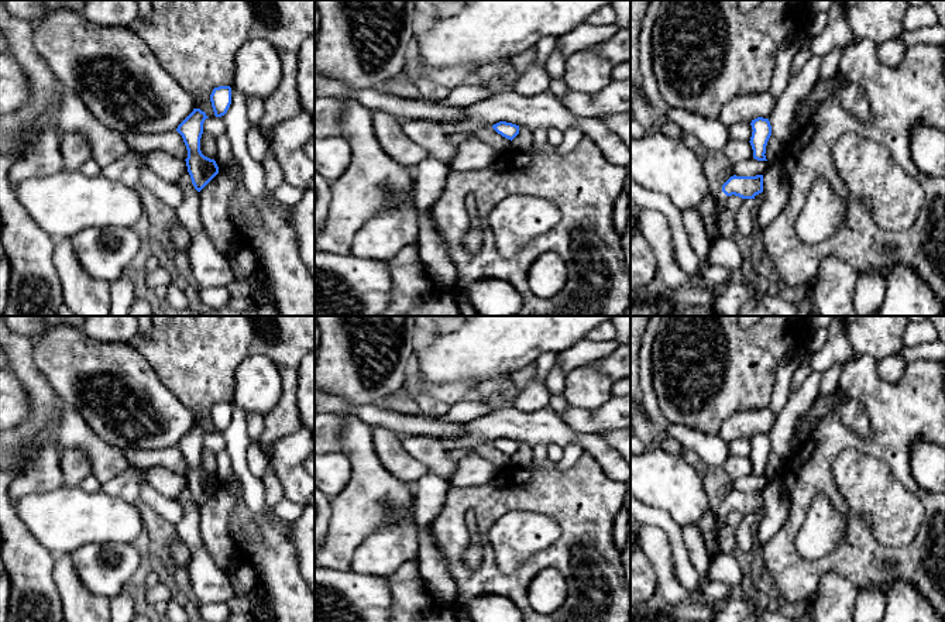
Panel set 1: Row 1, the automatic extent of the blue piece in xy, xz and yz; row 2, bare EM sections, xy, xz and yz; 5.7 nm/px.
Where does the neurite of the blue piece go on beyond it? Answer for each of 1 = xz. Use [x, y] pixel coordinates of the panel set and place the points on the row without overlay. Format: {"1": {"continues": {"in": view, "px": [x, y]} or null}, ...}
{"1": {"continues": null}}

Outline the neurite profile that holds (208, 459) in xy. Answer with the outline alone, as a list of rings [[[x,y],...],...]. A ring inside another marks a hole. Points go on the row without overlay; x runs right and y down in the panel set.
[[[203,449],[200,454],[200,467],[205,472],[214,475],[216,472],[216,454]]]

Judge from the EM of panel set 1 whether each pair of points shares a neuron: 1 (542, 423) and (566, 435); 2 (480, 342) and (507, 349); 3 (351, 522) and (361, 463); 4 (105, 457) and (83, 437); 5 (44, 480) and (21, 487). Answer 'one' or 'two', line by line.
1: one
2: one
3: one
4: one
5: one

